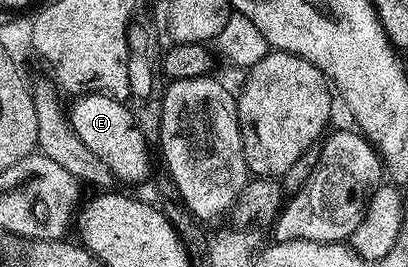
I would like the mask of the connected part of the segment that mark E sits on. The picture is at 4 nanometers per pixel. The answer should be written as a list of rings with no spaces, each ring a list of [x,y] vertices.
[[[90,92],[80,94],[75,97],[76,100],[67,109],[66,115],[69,124],[72,125],[74,134],[78,134],[78,138],[82,138],[82,142],[86,142],[86,146],[94,154],[98,154],[98,158],[102,158],[102,162],[106,166],[110,166],[110,170],[115,174],[117,181],[124,182],[129,180],[130,183],[136,184],[139,180],[147,181],[150,176],[150,167],[148,168],[148,151],[150,145],[146,138],[142,136],[142,131],[135,124],[132,117],[130,107],[123,100],[115,100],[113,96],[104,96],[100,92]]]

